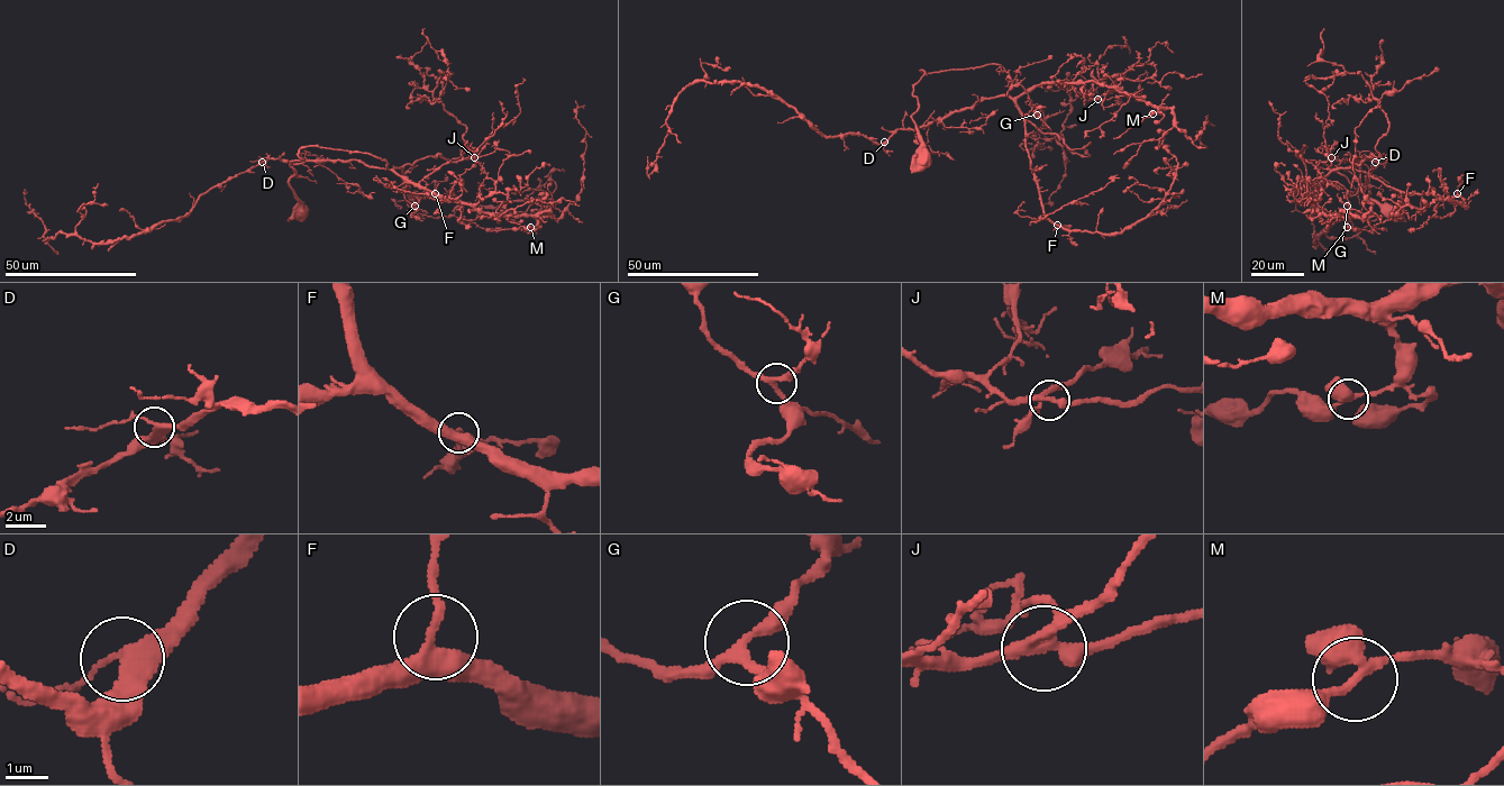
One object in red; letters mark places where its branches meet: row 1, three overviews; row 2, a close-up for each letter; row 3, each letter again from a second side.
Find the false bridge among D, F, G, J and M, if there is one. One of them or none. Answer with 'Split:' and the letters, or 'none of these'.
Split: none of these

